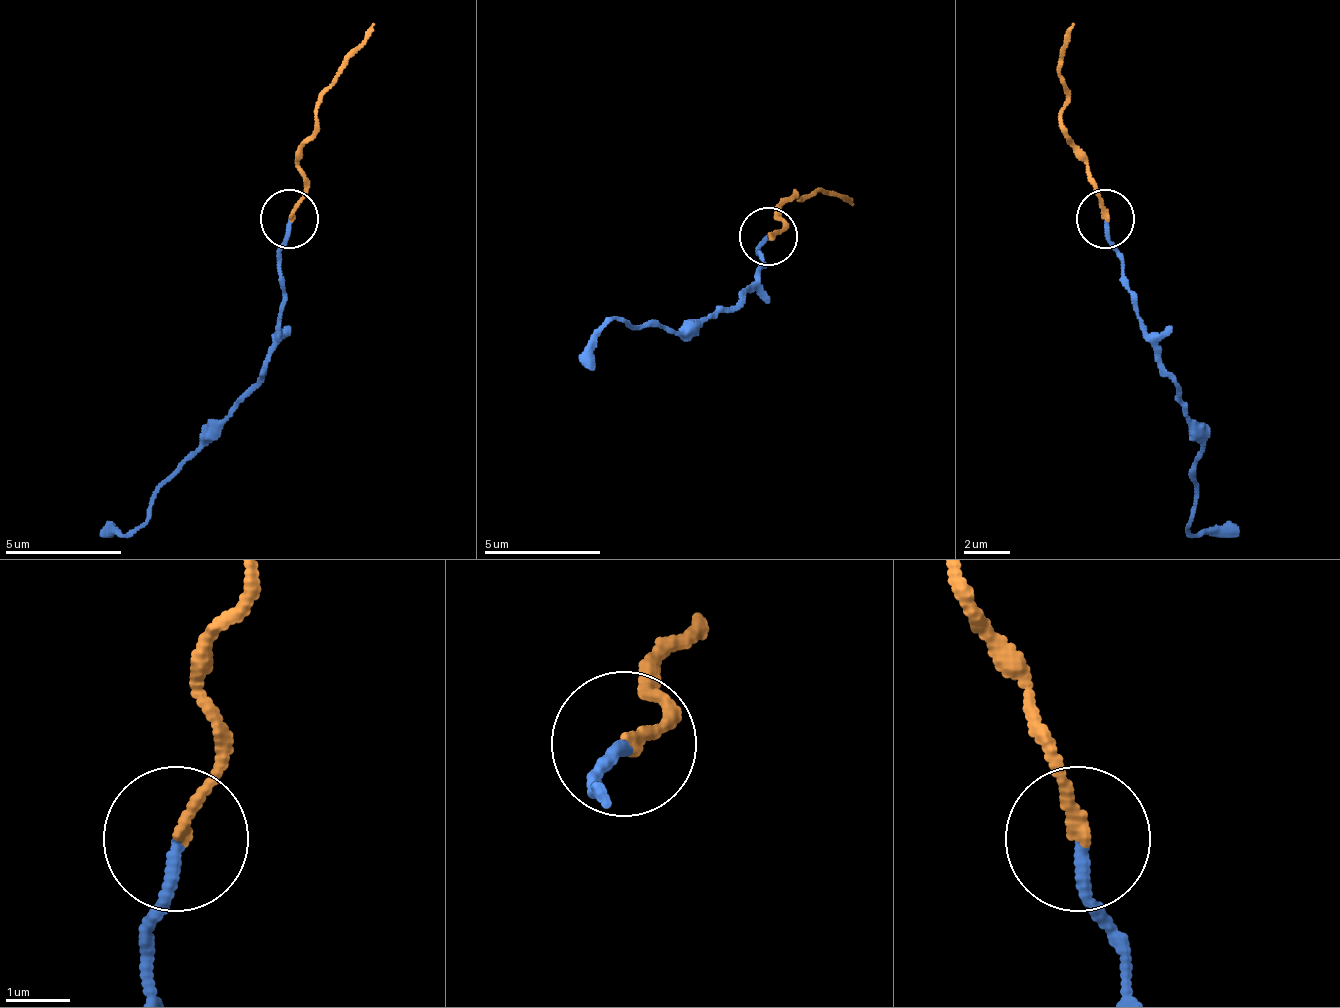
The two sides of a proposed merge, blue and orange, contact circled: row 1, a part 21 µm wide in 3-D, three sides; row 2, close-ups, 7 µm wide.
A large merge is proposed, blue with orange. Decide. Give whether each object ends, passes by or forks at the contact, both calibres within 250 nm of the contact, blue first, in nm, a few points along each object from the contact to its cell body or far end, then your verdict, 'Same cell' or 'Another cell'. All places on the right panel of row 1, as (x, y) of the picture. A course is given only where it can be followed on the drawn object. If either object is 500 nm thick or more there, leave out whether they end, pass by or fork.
At the ring blue ends. At the ring orange ends. Thickness 190 nm (blue) against 180 nm. Course of blue: (1106, 217), (1141, 333), (1199, 444), (1188, 531), (1199, 537), (1240, 525). Course of orange: (1106, 217), (1095, 194), (1089, 159), (1060, 124), (1060, 60), (1071, 25). Same cell

